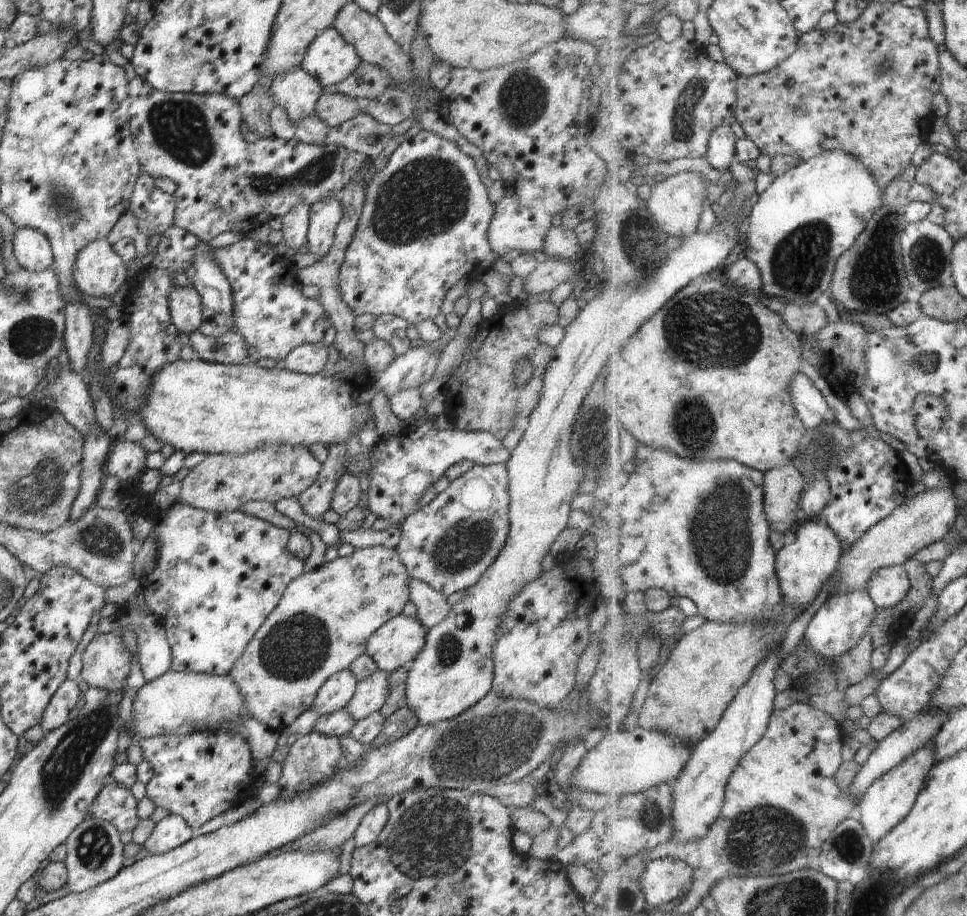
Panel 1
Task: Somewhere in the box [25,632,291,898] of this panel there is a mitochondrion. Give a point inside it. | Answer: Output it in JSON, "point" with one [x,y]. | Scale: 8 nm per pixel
{"point":[61,771]}

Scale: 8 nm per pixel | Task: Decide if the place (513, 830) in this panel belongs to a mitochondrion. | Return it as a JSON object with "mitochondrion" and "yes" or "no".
{"mitochondrion":"no"}

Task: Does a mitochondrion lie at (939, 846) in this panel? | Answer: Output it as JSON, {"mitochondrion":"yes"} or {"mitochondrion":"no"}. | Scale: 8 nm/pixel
{"mitochondrion":"no"}

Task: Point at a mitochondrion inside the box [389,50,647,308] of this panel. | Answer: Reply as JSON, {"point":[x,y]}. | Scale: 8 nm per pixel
{"point":[510,93]}

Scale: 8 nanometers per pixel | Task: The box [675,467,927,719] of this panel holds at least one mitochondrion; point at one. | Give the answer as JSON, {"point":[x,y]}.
{"point":[720,538]}

